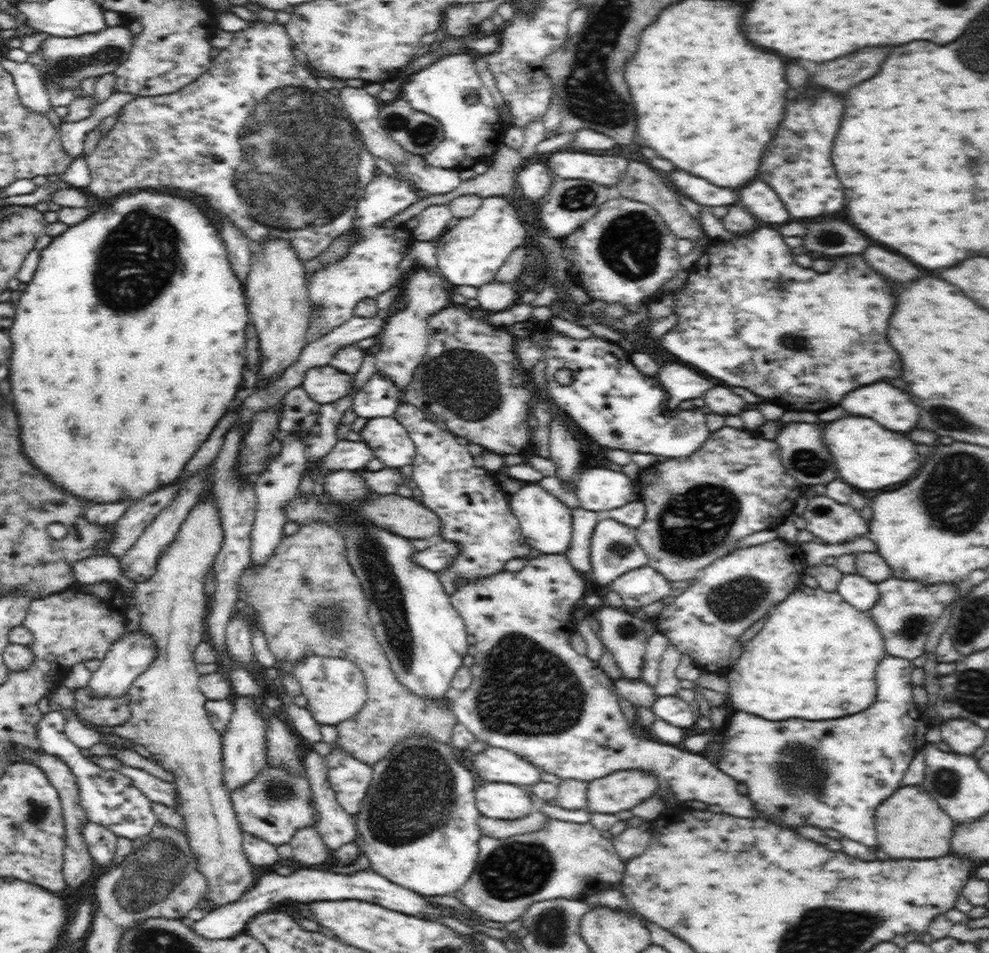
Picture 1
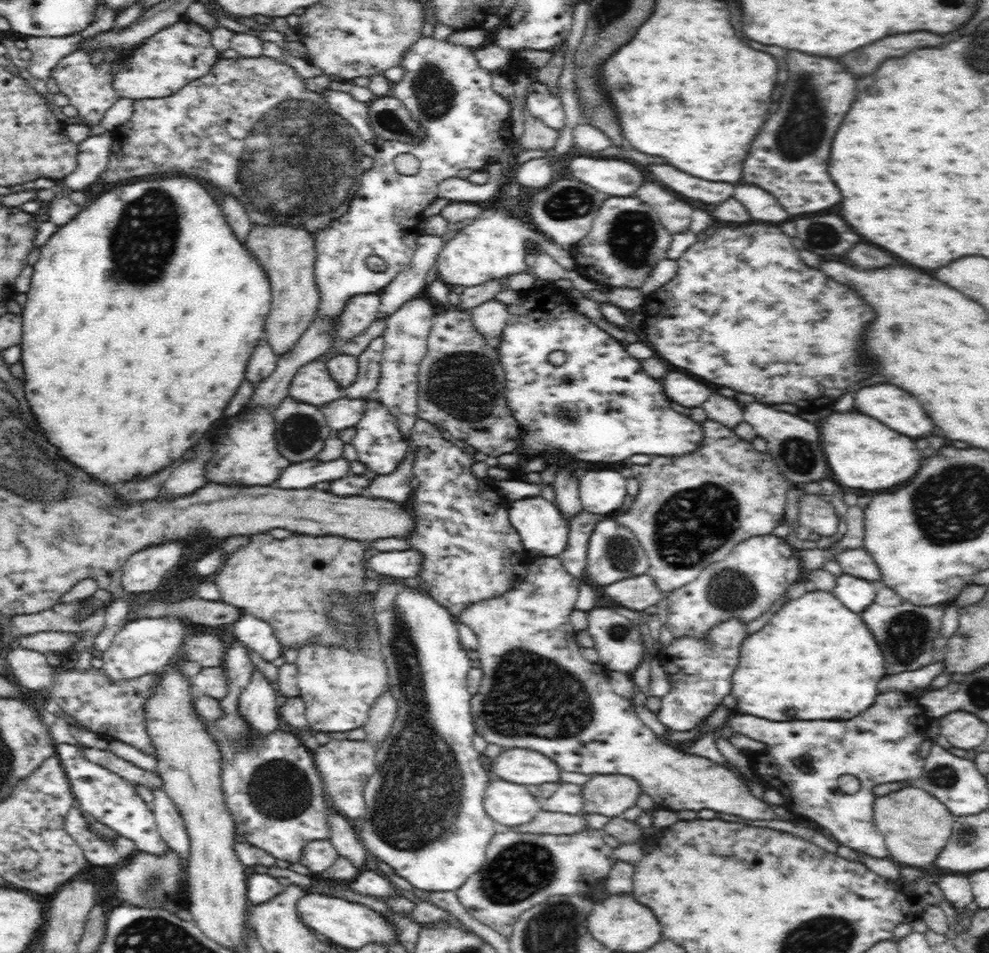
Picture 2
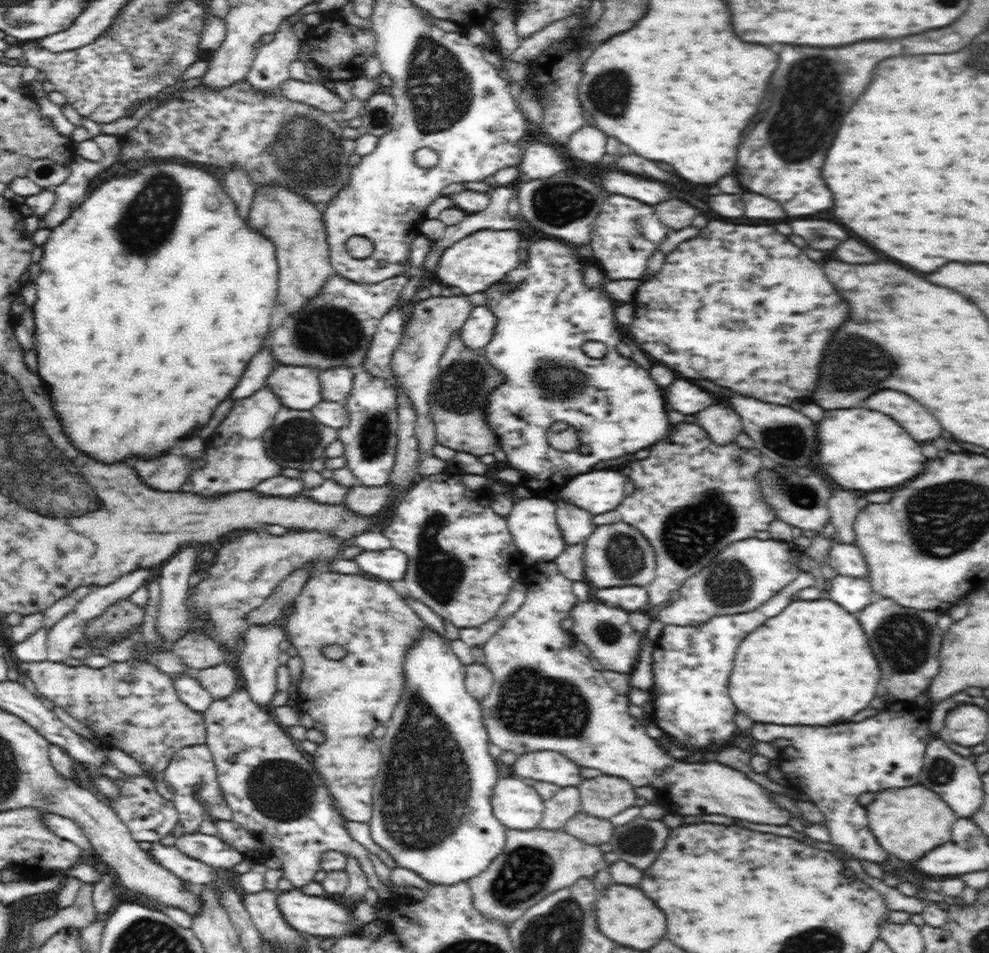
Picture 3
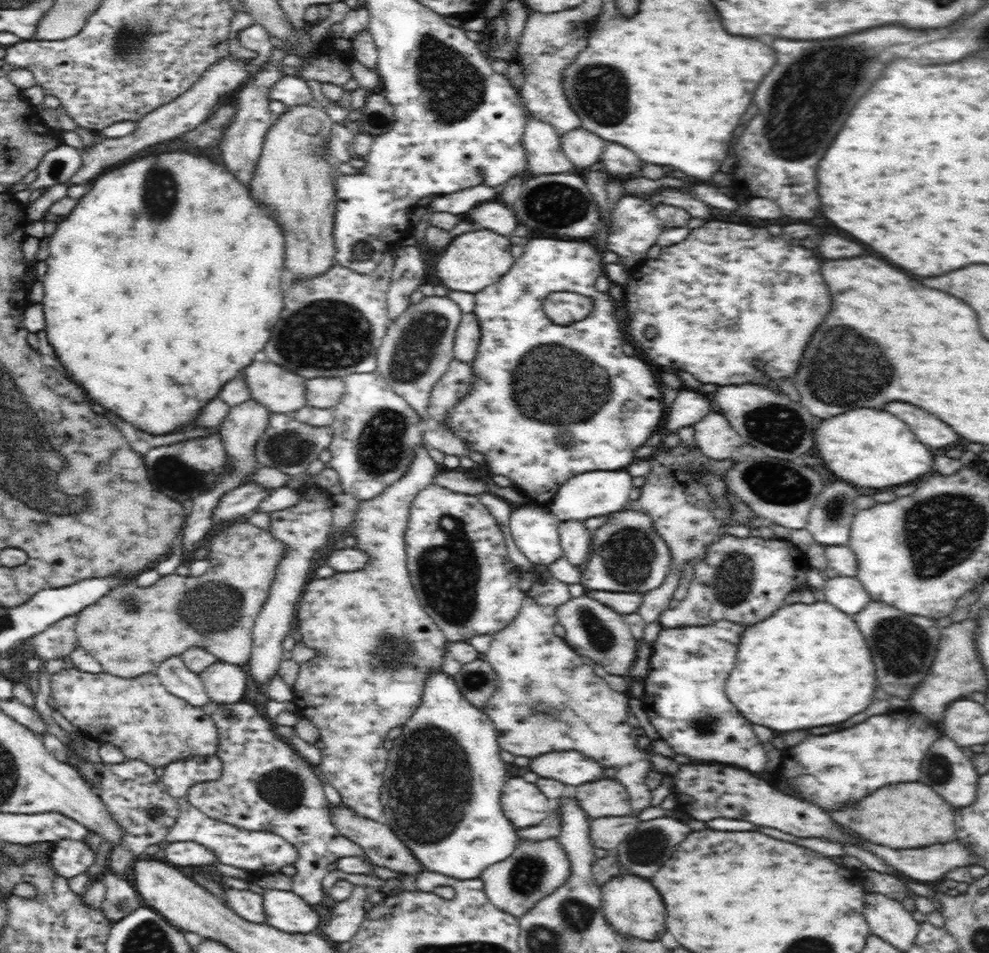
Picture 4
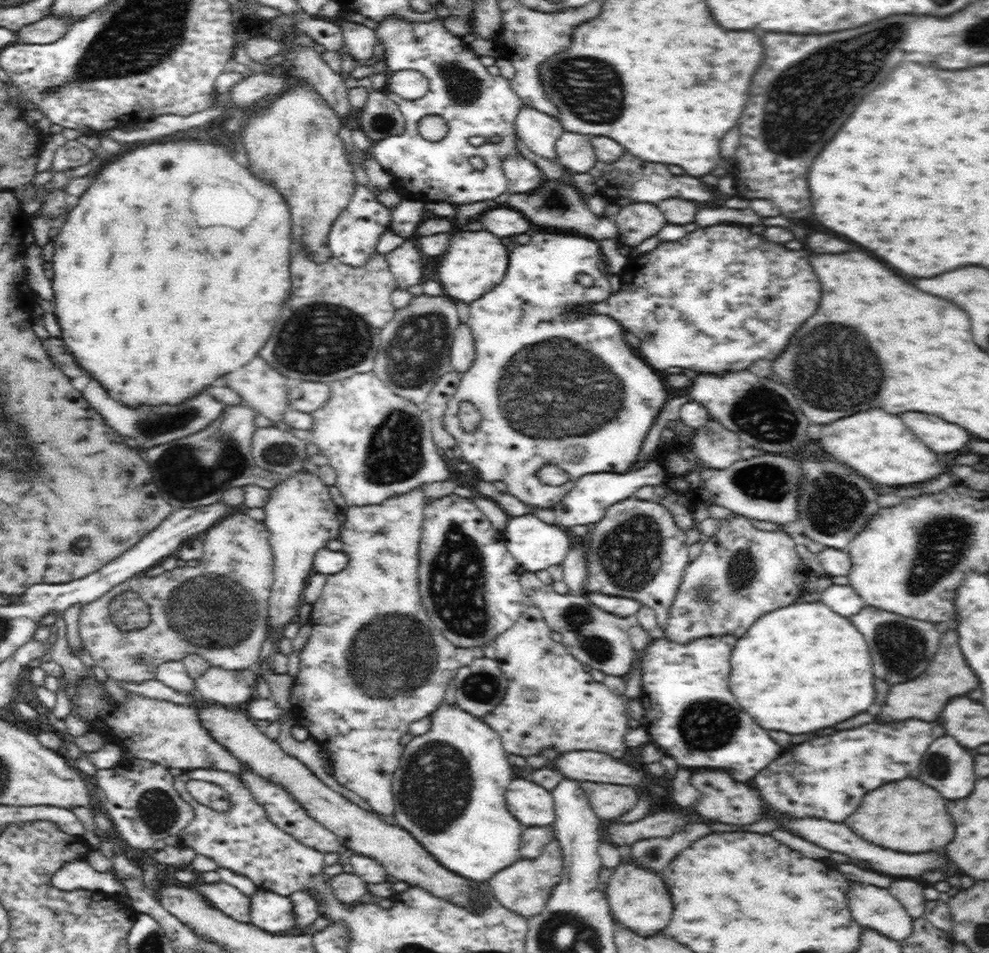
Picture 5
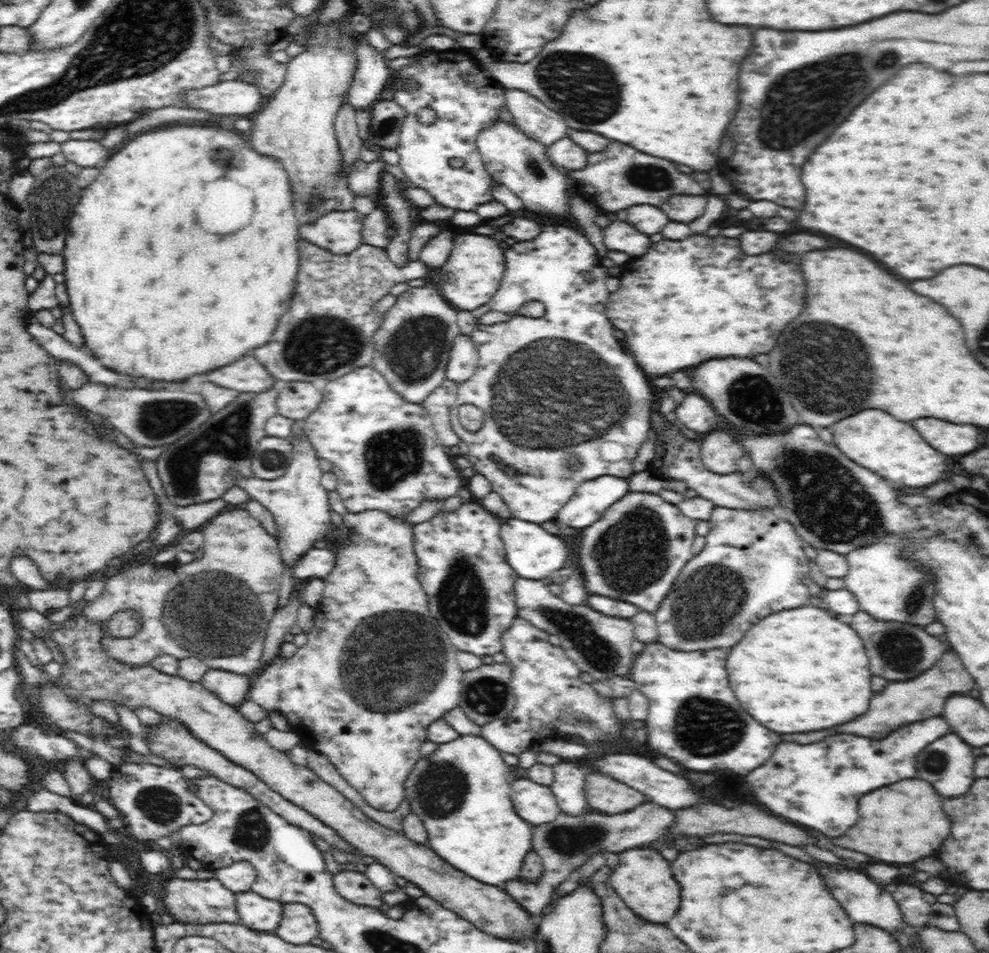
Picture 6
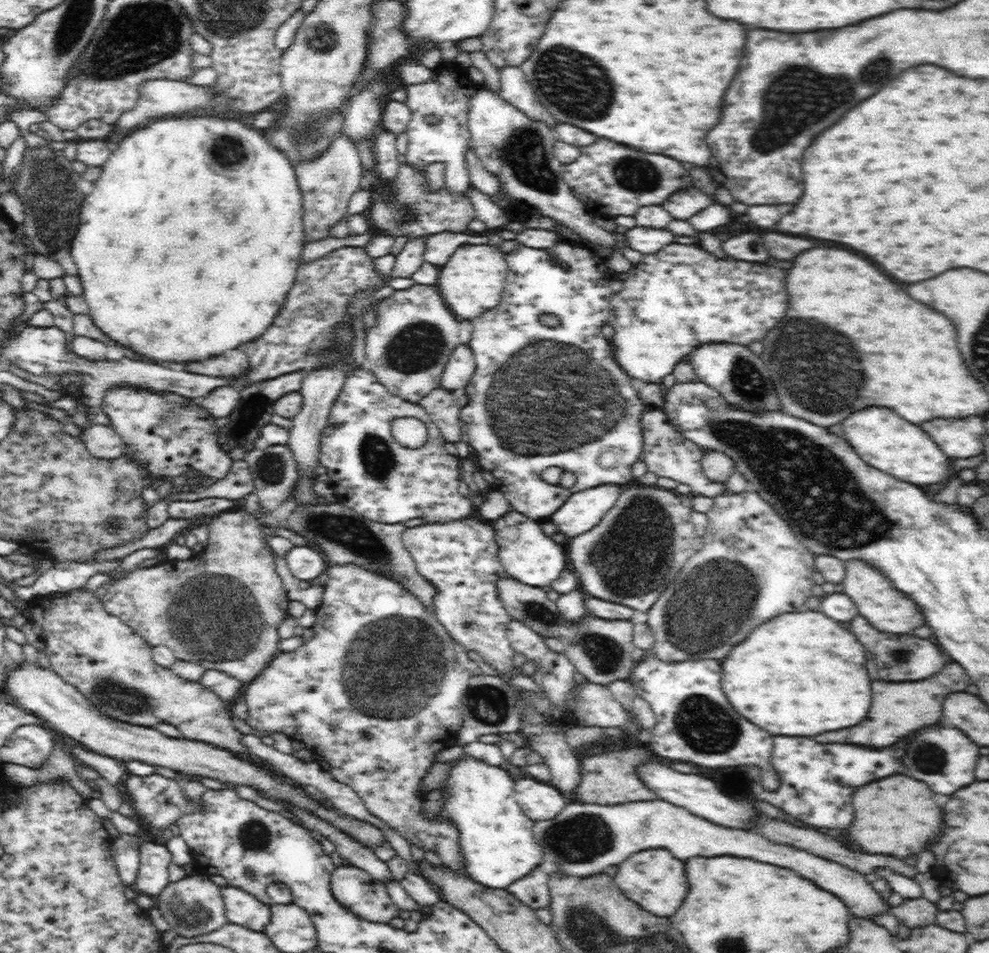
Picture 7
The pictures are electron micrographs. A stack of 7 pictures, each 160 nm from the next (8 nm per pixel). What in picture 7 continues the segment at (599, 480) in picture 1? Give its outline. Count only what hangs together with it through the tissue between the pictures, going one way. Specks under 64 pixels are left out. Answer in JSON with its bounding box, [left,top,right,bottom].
[550,485,624,536]

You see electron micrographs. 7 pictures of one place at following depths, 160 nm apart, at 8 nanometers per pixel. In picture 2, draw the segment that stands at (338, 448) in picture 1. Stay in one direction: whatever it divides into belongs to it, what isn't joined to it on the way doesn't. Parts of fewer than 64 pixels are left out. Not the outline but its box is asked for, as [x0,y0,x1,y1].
[274,458,351,490]

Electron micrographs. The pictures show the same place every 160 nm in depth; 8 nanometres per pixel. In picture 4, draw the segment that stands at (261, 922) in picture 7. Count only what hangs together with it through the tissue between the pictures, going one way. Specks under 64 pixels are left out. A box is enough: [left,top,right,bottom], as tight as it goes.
[262,889,320,934]

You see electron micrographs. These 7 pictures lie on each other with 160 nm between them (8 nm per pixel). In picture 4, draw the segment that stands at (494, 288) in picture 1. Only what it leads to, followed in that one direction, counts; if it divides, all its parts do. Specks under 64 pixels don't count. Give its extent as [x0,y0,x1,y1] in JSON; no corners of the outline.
[453,313,480,363]

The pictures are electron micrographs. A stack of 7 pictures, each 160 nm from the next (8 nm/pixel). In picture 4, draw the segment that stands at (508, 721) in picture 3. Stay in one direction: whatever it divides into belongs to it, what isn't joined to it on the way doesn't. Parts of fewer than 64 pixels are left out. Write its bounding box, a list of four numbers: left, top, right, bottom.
[482,578,850,842]

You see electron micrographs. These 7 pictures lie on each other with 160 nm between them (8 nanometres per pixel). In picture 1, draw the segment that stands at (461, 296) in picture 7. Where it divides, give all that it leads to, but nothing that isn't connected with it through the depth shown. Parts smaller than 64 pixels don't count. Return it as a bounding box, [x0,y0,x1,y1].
[437,196,528,288]

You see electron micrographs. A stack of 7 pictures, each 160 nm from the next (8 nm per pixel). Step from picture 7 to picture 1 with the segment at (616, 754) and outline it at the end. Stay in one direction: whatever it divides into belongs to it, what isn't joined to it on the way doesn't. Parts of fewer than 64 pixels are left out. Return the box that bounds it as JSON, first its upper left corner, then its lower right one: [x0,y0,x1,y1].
[587,769,656,814]

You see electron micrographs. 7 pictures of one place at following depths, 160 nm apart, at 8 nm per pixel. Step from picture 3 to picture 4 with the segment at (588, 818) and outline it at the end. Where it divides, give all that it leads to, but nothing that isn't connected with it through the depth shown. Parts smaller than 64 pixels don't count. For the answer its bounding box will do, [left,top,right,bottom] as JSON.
[589,814,638,850]

